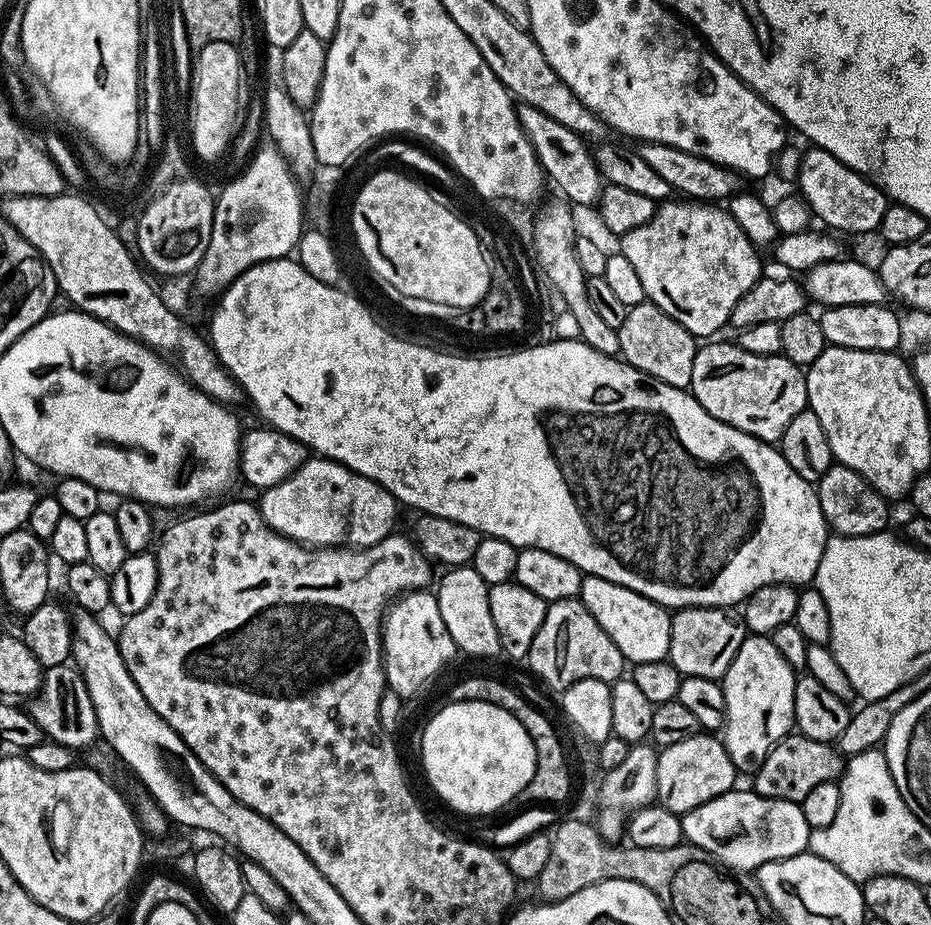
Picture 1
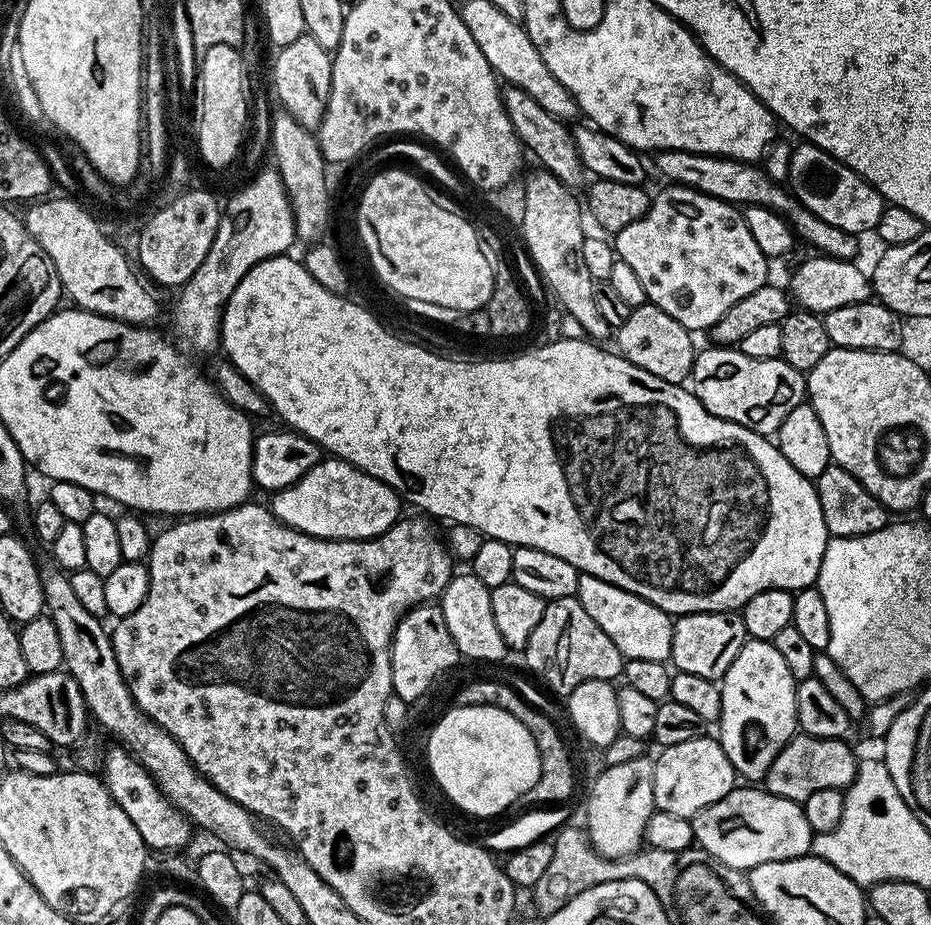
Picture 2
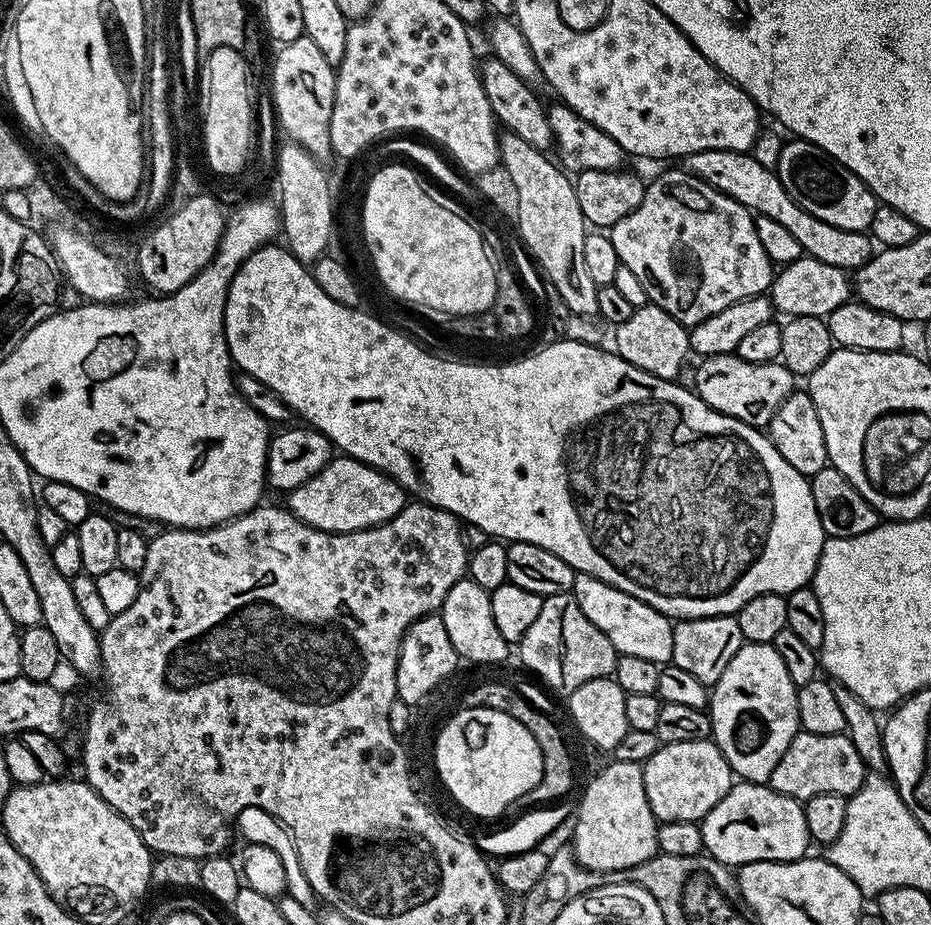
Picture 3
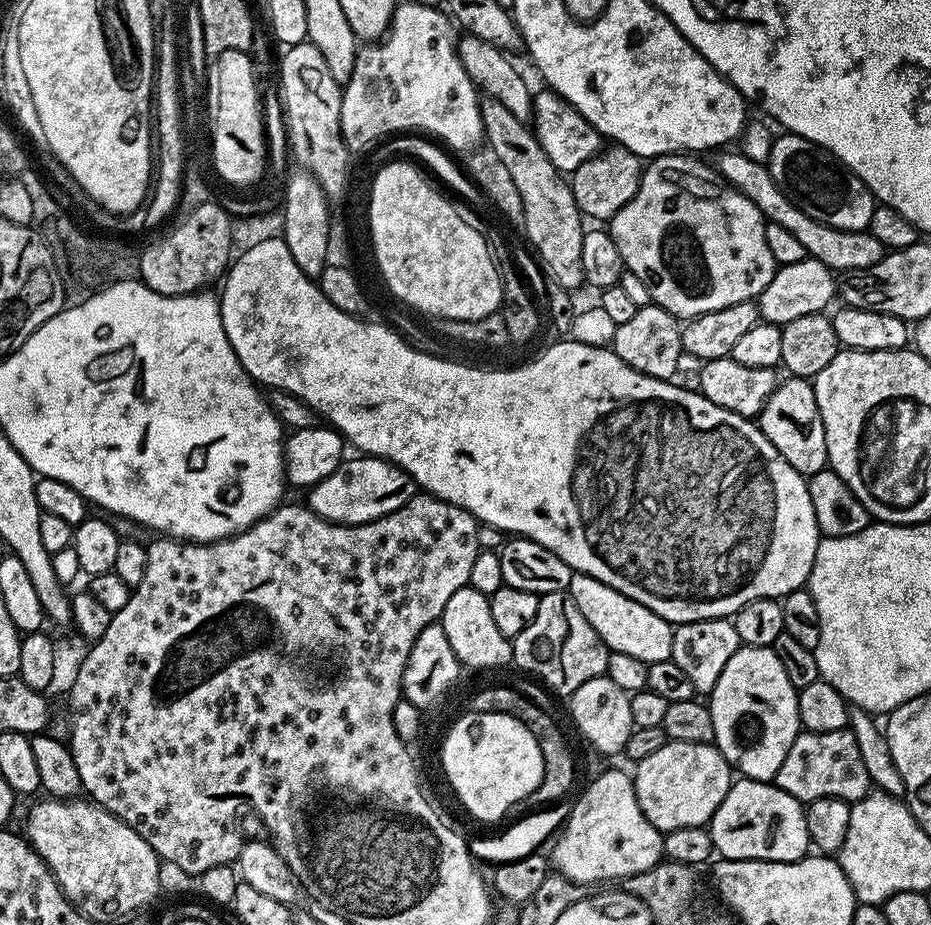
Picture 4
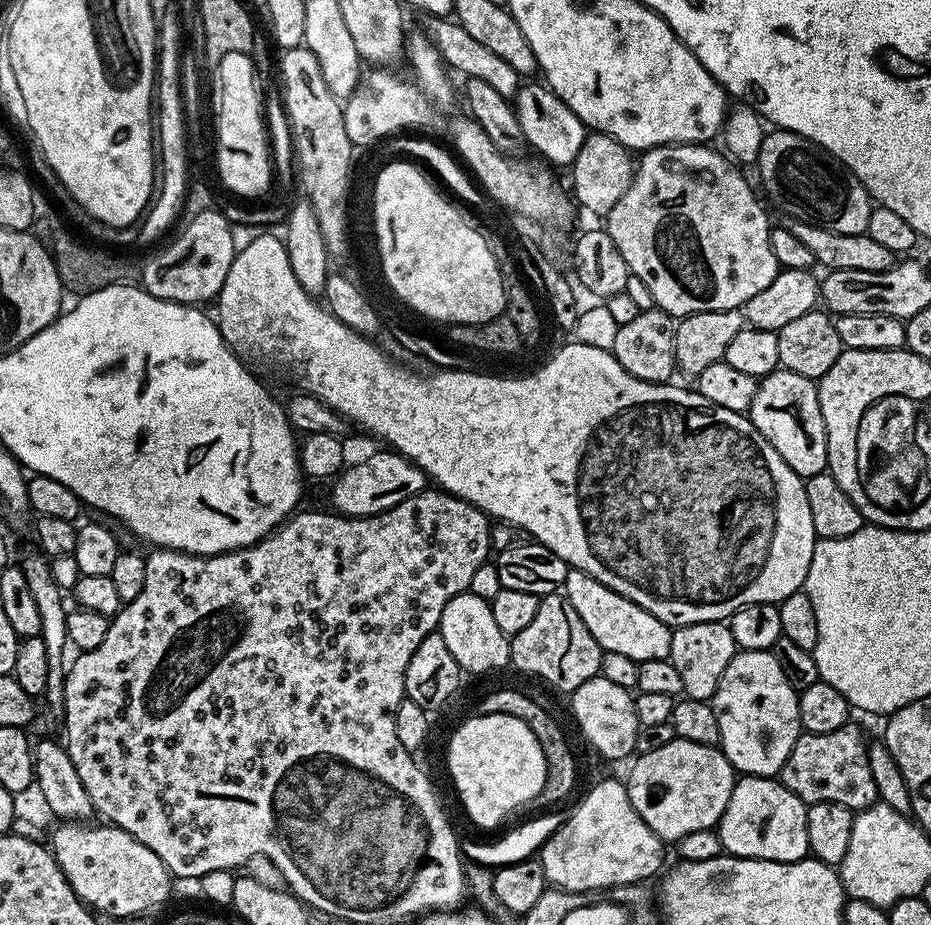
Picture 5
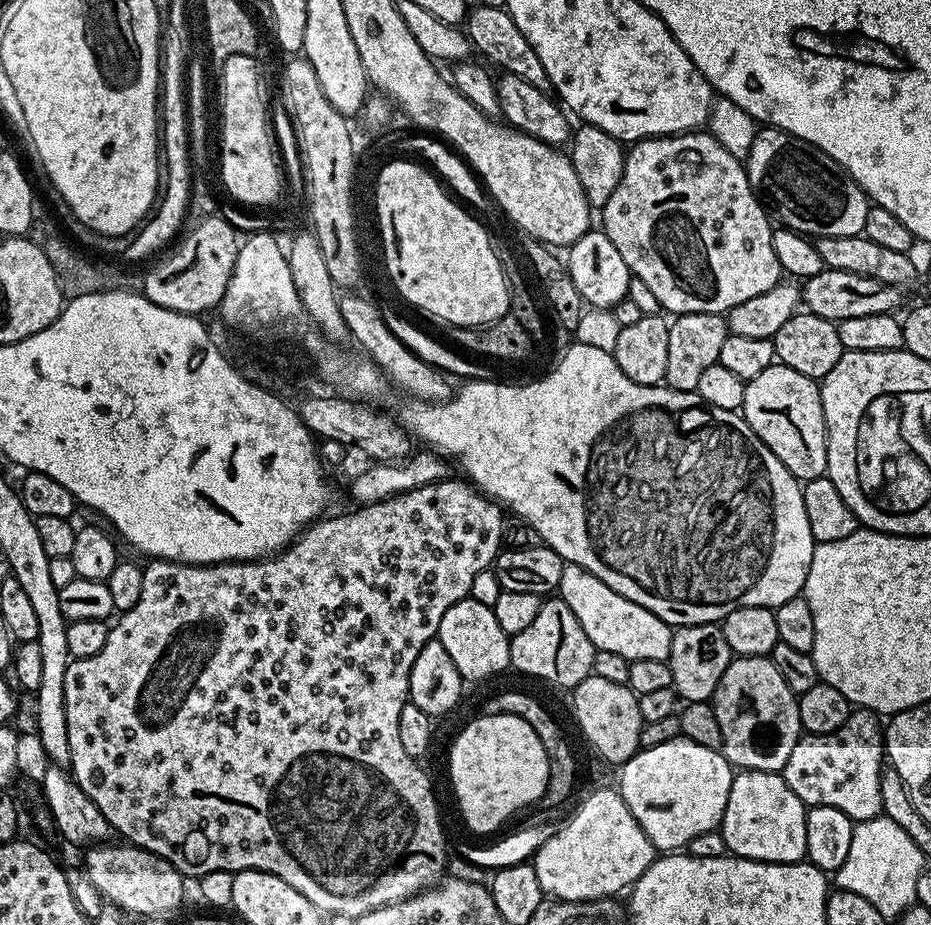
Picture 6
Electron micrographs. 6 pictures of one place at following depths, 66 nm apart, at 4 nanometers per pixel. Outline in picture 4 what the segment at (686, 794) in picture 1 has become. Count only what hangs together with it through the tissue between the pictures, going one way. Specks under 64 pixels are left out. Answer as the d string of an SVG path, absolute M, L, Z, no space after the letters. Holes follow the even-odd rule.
M669 740L657 750L655 754L647 758L635 761L634 790L638 794L638 806L642 806L642 814L661 834L670 830L680 830L682 826L705 827L711 821L713 814L722 806L722 798L732 789L734 783L734 769L728 763L728 759L722 755L713 745L695 744L694 742L678 742Z

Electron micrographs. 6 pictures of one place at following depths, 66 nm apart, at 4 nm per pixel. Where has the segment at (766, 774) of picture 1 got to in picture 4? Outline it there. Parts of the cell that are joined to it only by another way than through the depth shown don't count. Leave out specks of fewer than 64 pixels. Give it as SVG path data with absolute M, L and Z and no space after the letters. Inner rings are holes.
M850 727L829 732L801 731L794 738L794 746L790 746L782 766L778 766L774 783L801 802L818 798L842 798L855 802L867 796L870 791L865 763L862 762L858 742Z

